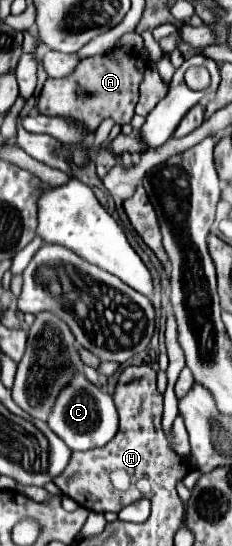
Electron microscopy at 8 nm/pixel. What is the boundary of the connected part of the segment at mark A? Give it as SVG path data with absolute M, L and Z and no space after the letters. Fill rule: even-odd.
M109 52L103 56L85 58L69 76L45 80L37 110L47 116L61 114L73 120L91 122L91 130L95 130L107 116L115 118L117 124L127 124L135 114L133 110L139 96L139 80L143 80L143 68L145 64L137 58L137 54Z

